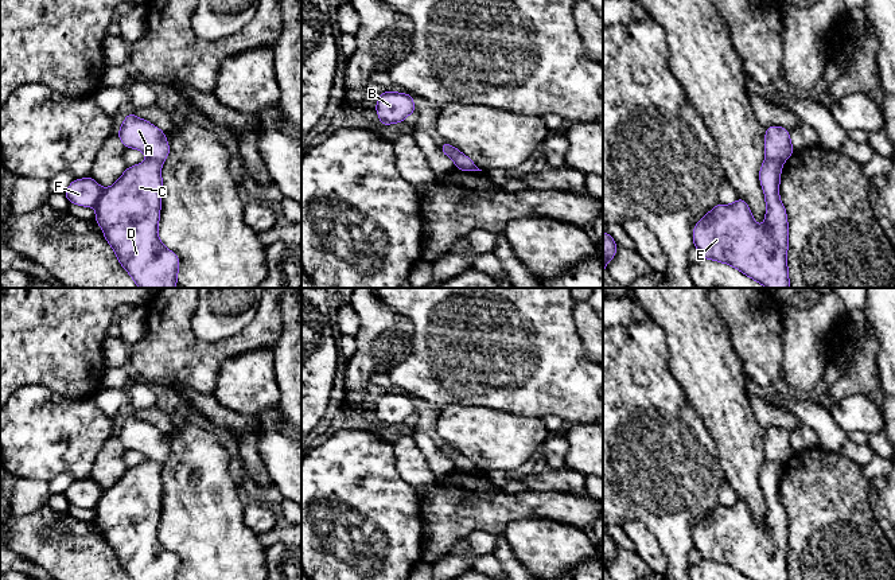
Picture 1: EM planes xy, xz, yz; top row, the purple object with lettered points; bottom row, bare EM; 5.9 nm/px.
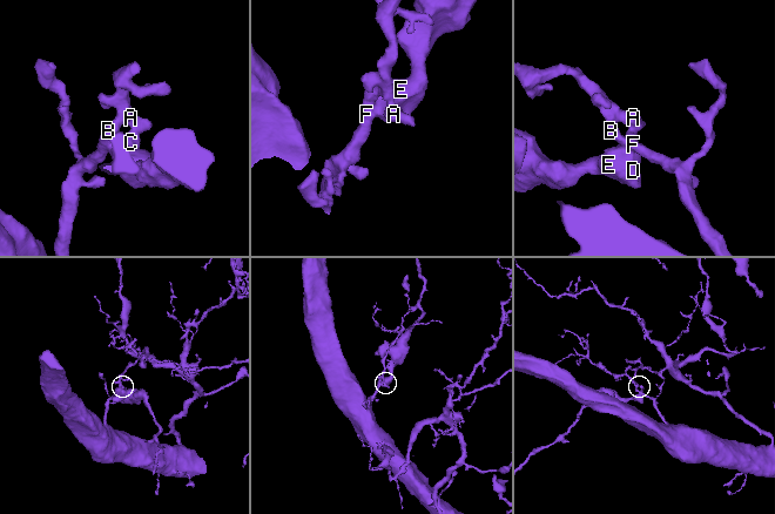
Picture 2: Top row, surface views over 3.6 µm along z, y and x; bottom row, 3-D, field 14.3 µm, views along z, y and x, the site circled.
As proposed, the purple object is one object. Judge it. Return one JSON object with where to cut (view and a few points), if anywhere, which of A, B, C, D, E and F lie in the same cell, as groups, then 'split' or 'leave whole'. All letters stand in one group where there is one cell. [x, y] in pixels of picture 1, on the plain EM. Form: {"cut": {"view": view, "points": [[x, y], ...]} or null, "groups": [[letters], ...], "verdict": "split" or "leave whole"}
{"cut": {"view": "xy", "points": [[104, 490], [94, 508]]}, "groups": [["A", "B", "F"], ["C", "D", "E"]], "verdict": "split"}

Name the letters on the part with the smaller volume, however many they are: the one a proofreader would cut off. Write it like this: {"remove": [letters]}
{"remove": ["C", "D", "E"]}

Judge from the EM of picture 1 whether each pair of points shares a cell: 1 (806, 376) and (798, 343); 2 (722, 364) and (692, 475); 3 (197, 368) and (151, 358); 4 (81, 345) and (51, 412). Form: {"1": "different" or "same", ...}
{"1": "same", "2": "different", "3": "same", "4": "different"}

